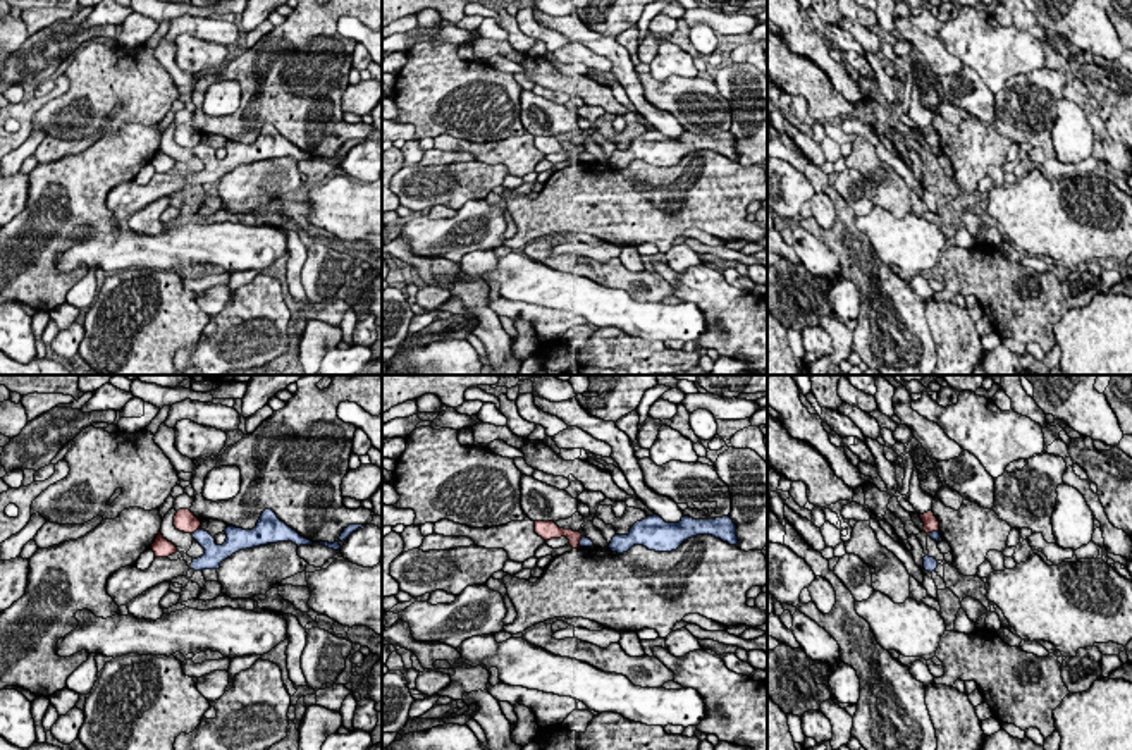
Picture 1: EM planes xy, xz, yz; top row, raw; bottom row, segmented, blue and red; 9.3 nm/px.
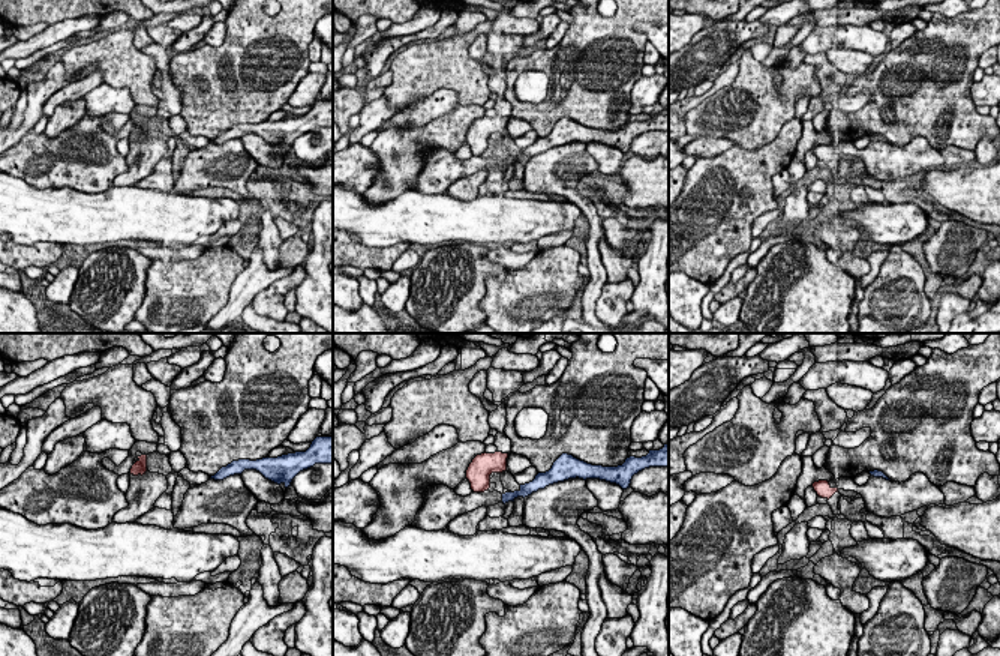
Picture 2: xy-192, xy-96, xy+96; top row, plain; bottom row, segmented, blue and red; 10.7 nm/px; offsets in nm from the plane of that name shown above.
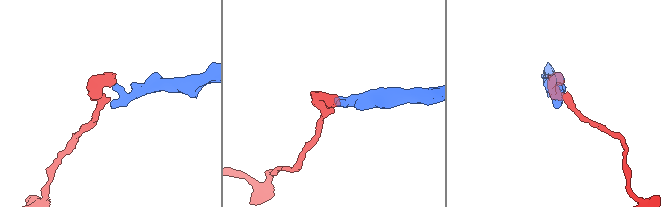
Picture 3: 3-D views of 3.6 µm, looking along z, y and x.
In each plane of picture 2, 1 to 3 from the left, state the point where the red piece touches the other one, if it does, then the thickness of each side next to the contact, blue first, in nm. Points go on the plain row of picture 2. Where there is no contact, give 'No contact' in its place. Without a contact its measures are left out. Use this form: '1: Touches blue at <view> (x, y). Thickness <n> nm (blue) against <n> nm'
1: No contact
2: No contact
3: No contact

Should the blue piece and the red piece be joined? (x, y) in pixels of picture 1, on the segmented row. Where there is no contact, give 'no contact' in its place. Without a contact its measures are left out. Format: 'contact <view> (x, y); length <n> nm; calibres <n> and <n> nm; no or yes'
contact xy (196, 530); length 110 nm; calibres 160 and 200 nm; no

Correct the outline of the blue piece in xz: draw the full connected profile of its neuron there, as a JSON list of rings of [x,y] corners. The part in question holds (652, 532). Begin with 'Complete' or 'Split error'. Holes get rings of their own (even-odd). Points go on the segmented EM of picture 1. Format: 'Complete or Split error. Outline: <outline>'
Complete. Outline: [[[654,514],[637,521],[628,535],[614,535],[609,549],[623,554],[633,545],[643,545],[649,550],[671,552],[685,540],[697,535],[712,535],[729,545],[738,545],[736,525],[729,516],[716,519],[693,519],[683,516],[680,523],[666,523],[661,516]]]

